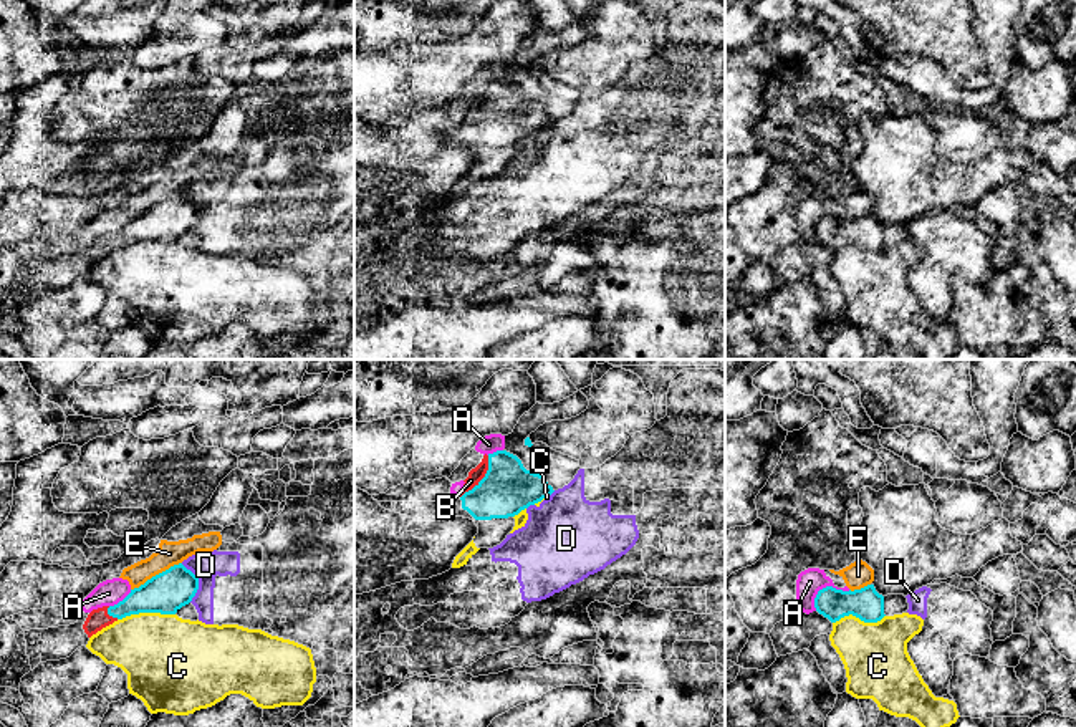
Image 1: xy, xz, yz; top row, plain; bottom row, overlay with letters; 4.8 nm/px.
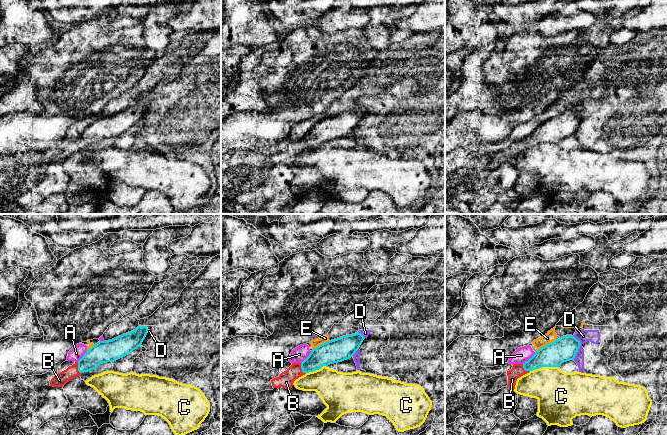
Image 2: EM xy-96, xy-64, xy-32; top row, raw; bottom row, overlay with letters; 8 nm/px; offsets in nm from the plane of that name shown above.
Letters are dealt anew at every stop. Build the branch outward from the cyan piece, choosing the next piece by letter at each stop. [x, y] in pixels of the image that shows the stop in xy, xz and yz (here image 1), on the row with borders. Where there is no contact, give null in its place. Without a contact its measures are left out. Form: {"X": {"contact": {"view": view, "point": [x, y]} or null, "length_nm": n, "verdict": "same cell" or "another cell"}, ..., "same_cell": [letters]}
{"A": {"contact": {"view": "yz", "point": [826, 587]}, "length_nm": 200, "verdict": "another cell"}, "B": {"contact": {"view": "xz", "point": [484, 477]}, "length_nm": 240, "verdict": "same cell"}, "C": {"contact": {"view": "xy", "point": [146, 611]}, "length_nm": 280, "verdict": "another cell"}, "D": {"contact": {"view": "xy", "point": [197, 582]}, "length_nm": 200, "verdict": "another cell"}, "E": {"contact": {"view": "xy", "point": [156, 575]}, "length_nm": 280, "verdict": "another cell"}, "same_cell": ["B"]}

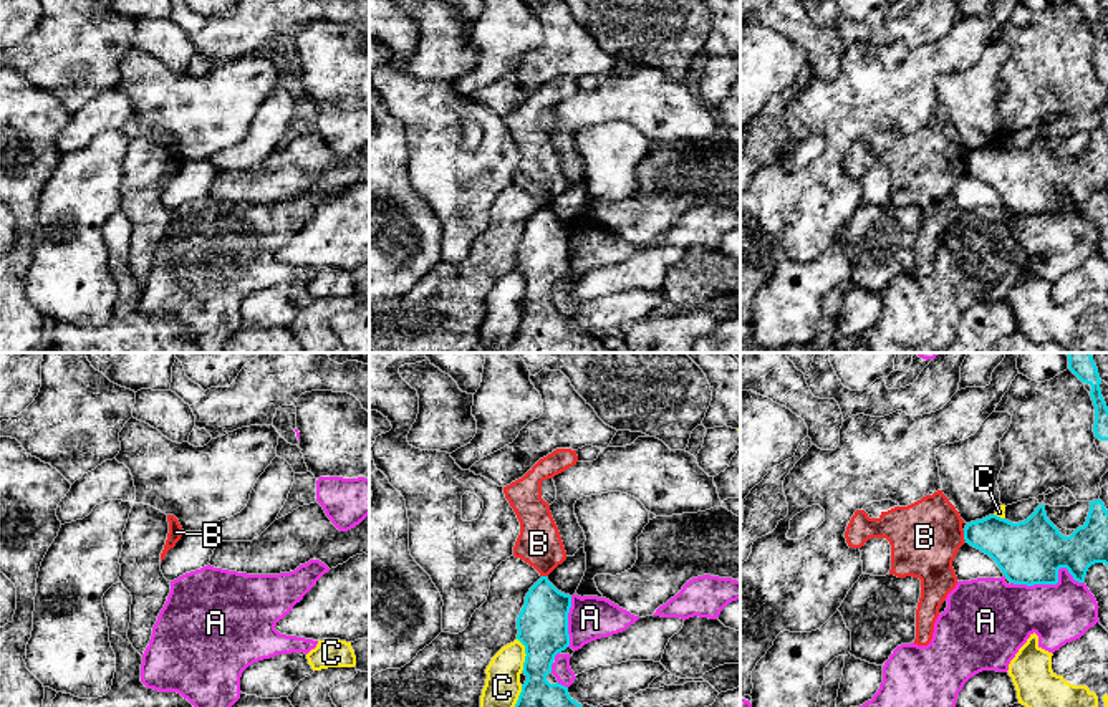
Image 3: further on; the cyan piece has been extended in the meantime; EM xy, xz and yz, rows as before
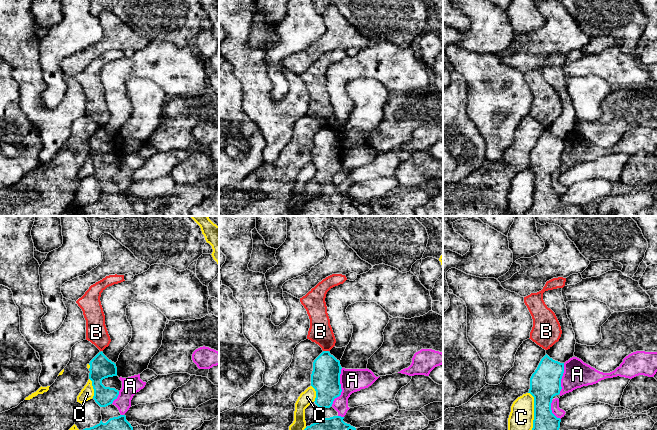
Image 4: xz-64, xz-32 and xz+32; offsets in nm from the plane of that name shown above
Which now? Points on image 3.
{"A": {"contact": {"view": "yz", "point": [1052, 583]}, "length_nm": 360, "verdict": "another cell"}, "B": {"contact": {"view": "yz", "point": [964, 535]}, "length_nm": 60, "verdict": "another cell"}, "C": {"contact": {"view": "xz", "point": [525, 653]}, "length_nm": 170, "verdict": "another cell"}, "same_cell": []}

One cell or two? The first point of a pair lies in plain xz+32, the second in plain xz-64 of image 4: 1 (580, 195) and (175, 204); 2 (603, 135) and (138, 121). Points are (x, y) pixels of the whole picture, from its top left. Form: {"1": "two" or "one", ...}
{"1": "two", "2": "two"}

